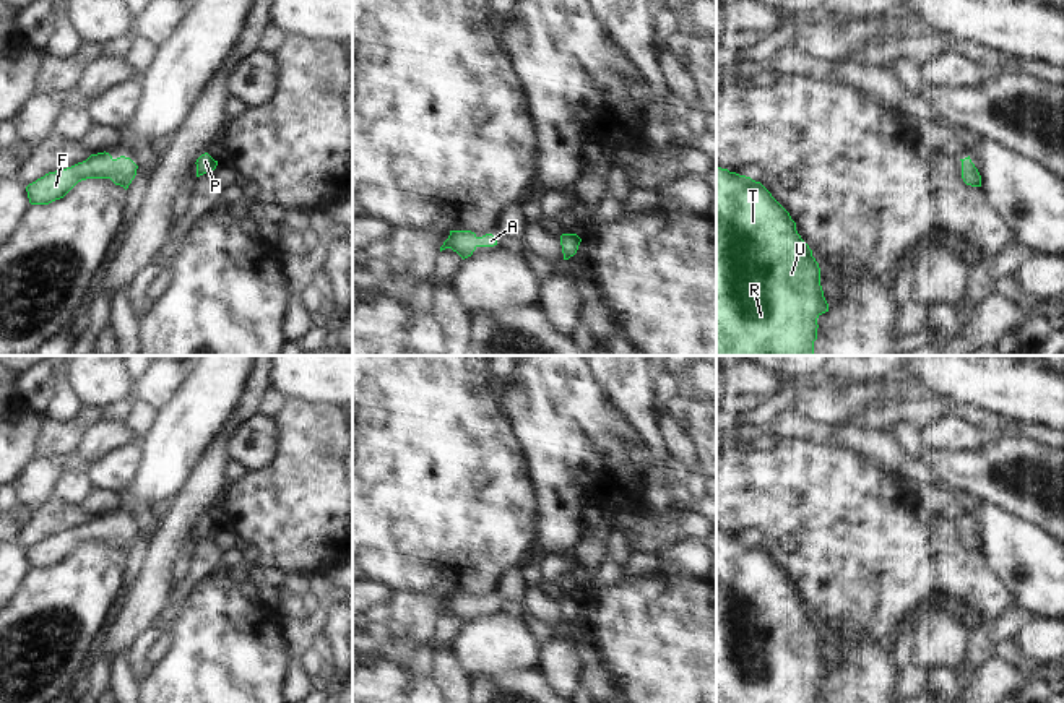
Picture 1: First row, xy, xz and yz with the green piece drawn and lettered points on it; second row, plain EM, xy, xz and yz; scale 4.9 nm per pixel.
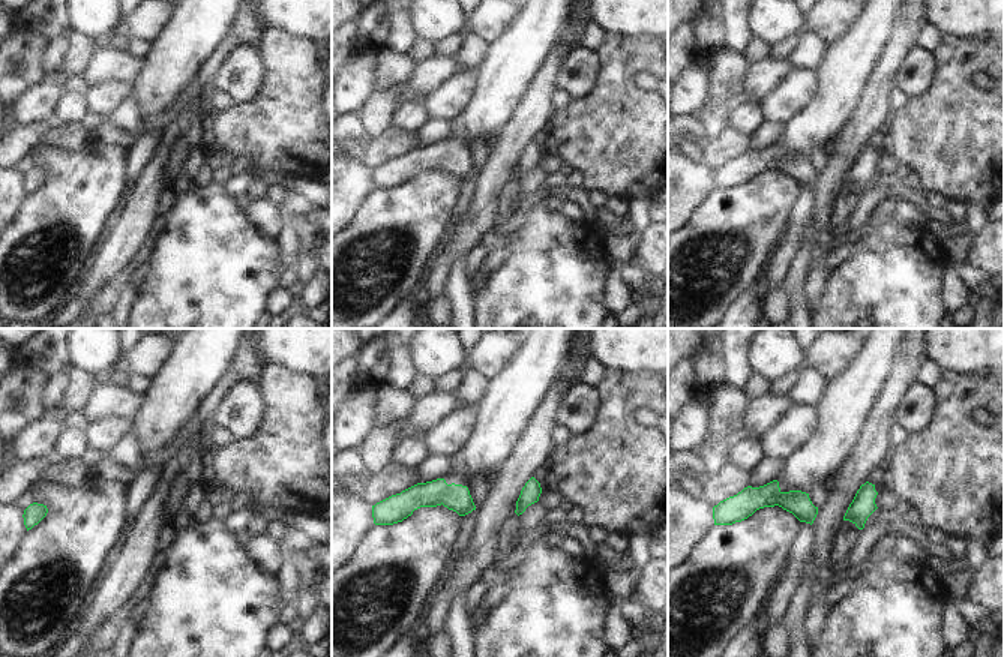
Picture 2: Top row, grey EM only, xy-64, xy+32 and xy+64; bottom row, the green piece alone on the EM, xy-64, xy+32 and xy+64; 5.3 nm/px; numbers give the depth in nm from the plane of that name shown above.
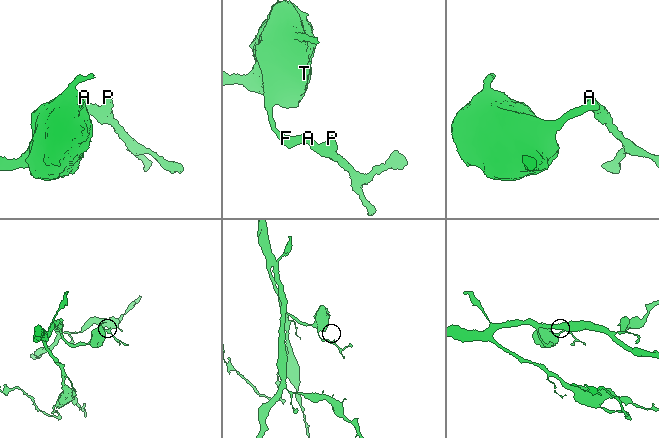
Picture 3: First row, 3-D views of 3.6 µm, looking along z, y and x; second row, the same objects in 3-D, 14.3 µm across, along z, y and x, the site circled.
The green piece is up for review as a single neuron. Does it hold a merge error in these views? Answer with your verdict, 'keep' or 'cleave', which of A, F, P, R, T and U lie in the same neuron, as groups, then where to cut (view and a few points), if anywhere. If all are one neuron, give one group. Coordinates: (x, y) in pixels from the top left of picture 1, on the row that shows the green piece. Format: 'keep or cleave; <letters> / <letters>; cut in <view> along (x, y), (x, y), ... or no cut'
keep; A F P R T U; no cut

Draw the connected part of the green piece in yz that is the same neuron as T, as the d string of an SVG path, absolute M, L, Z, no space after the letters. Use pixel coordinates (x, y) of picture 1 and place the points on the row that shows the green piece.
M716 166L716 356L814 356L817 318L825 312L828 312L828 304L820 286L819 263L798 234L789 213L760 182Z

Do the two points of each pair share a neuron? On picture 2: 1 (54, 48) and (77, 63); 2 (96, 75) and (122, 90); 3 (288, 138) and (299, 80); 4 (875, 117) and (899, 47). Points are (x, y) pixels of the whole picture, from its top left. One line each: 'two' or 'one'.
1: two
2: two
3: one
4: one

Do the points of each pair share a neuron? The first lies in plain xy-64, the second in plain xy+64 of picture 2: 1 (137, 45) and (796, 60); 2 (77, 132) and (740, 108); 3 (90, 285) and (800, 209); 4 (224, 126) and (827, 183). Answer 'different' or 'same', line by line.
1: same
2: different
3: different
4: different

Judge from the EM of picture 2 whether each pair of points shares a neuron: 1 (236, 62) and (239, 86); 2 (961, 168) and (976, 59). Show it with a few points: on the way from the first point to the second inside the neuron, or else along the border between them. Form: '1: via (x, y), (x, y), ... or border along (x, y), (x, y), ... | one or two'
1: via (240, 68), (240, 80) | one
2: via (961, 141), (961, 86) | one

